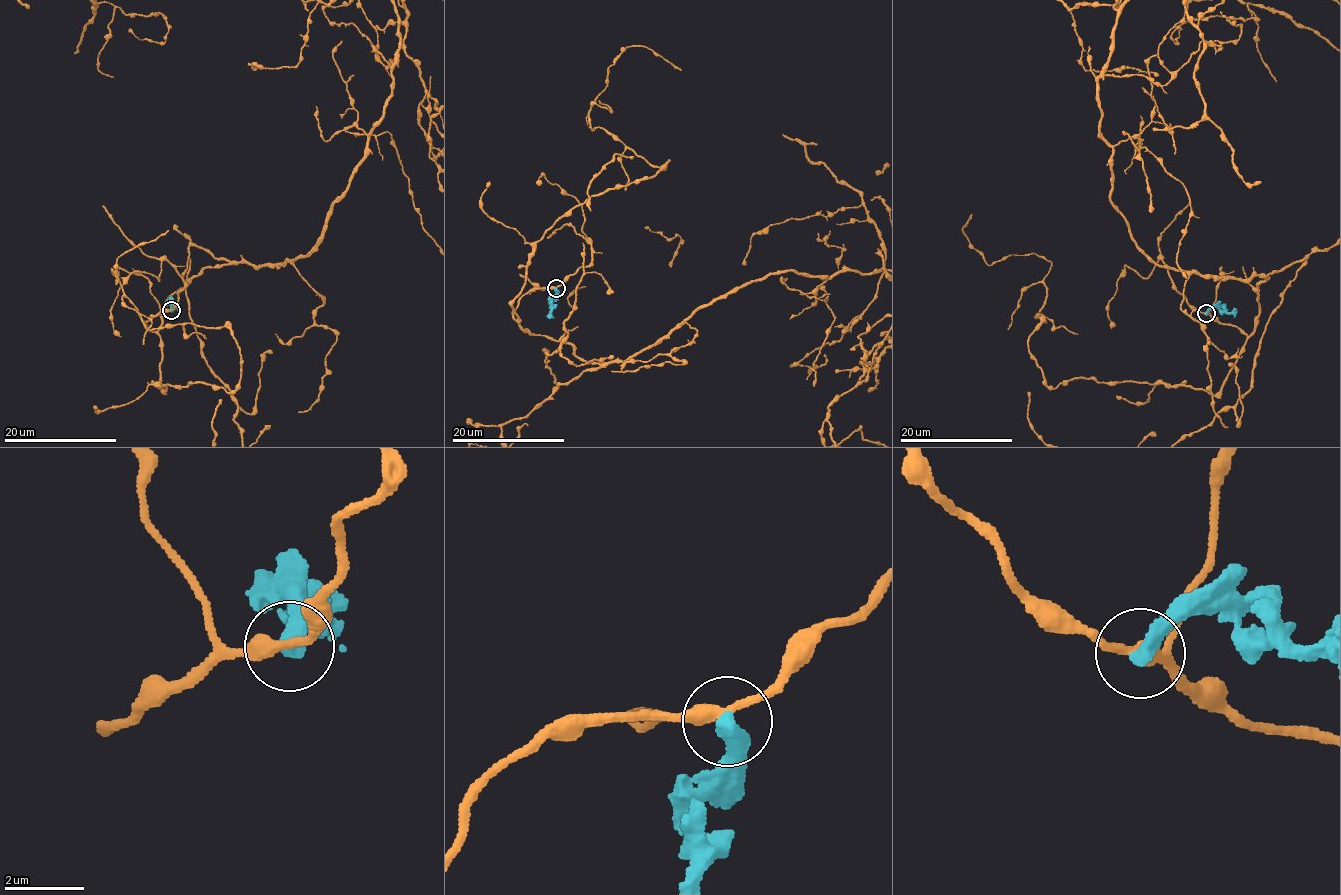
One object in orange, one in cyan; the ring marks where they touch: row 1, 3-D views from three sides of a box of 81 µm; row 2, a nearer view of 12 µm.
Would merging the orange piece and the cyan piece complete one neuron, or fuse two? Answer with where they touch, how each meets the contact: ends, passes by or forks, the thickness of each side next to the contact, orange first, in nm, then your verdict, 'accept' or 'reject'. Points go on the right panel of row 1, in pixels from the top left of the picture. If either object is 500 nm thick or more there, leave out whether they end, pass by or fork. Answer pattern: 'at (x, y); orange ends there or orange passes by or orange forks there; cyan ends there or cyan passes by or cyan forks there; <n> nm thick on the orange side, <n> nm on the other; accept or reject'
at (1206, 313); orange passes by; cyan ends there; 300 nm thick on the orange side, 480 nm on the other; reject

